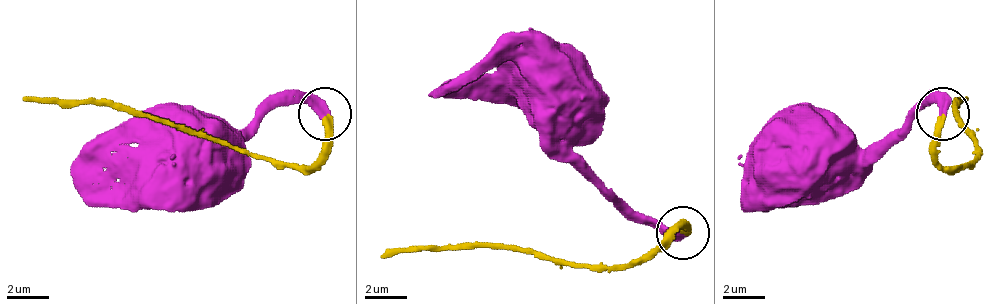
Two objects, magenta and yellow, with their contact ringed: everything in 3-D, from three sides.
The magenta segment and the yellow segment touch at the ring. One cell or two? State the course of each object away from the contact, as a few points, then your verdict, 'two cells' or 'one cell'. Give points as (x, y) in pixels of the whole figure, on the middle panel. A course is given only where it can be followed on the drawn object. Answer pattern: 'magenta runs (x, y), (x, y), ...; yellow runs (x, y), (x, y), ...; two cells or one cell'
magenta runs (684, 234), (636, 218), (551, 123), (541, 101), (557, 86); yellow runs (684, 234), (684, 229), (626, 266), (567, 266), (482, 245), (382, 255); one cell

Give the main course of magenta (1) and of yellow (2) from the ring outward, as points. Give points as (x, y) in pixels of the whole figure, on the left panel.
1: (326, 115), (278, 104), (193, 178), (183, 173), (199, 168)
2: (326, 115), (326, 157), (289, 168), (268, 157), (209, 141), (124, 109), (24, 99)

